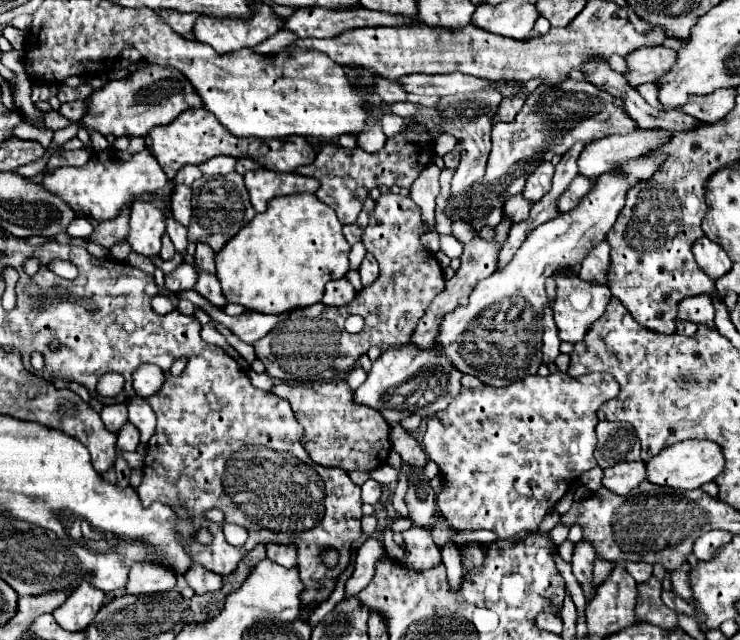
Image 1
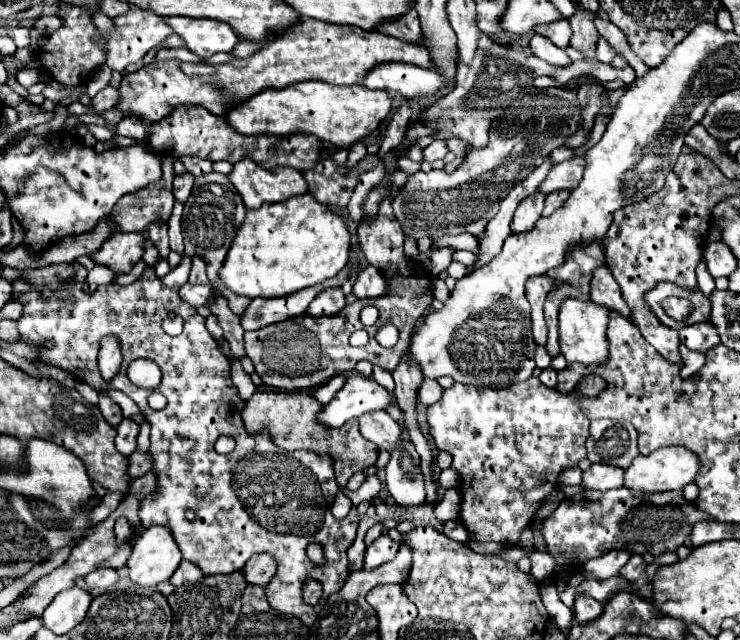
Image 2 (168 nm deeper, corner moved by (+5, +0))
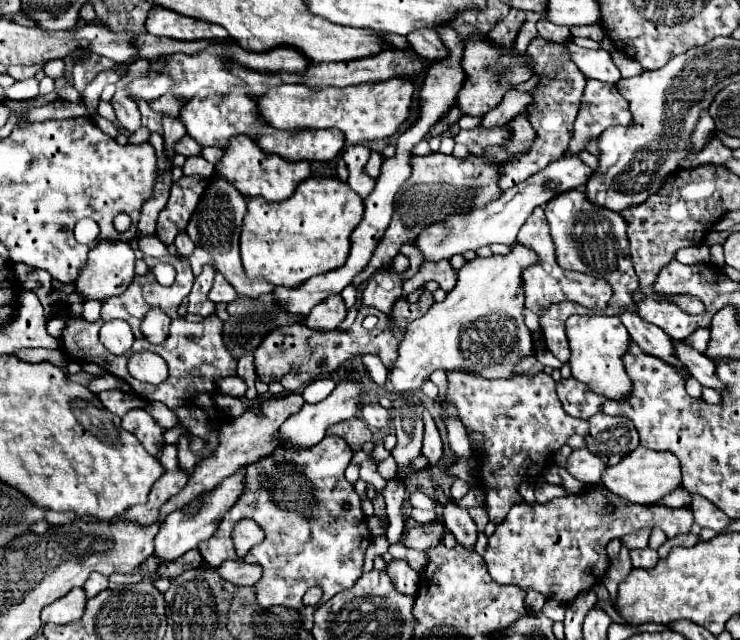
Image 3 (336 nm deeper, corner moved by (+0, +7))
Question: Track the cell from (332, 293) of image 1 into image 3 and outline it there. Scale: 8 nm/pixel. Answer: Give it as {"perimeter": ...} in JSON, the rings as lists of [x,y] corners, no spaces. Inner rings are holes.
{"perimeter":[[[332,295],[318,303],[306,317],[306,325],[312,329],[336,329],[346,319],[346,303],[340,295]]]}

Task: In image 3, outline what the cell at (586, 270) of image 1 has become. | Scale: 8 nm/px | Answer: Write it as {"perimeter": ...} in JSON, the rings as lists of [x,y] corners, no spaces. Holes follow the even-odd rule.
{"perimeter":[[[622,311],[620,313],[620,321],[624,323],[624,327],[628,329],[630,337],[642,347],[642,351],[654,355],[654,357],[660,357],[664,359],[666,363],[670,365],[676,365],[676,367],[682,367],[676,359],[674,359],[674,347],[668,339],[668,335],[652,325],[652,323],[646,323],[638,313],[634,311]]]}

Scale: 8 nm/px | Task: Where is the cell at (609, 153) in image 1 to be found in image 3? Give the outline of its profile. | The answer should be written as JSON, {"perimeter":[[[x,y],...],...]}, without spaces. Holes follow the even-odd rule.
{"perimeter":[[[564,155],[562,159],[554,161],[550,167],[546,167],[540,173],[526,179],[526,183],[520,183],[518,187],[512,187],[512,189],[504,191],[502,199],[496,199],[494,203],[490,203],[490,207],[486,207],[482,211],[472,211],[470,215],[450,215],[442,223],[428,225],[418,235],[416,243],[418,243],[418,247],[420,247],[426,261],[450,259],[456,253],[464,253],[464,251],[470,251],[470,249],[474,251],[478,247],[492,245],[492,243],[512,245],[516,241],[518,229],[530,217],[530,213],[536,205],[548,203],[554,195],[560,195],[562,191],[582,187],[590,175],[592,175],[592,169],[586,163],[582,163],[580,157]]]}

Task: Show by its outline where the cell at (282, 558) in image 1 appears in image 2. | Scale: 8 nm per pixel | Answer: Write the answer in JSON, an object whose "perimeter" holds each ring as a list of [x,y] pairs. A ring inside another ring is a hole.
{"perimeter":[[[255,554],[241,568],[243,578],[245,578],[247,584],[255,584],[255,586],[263,586],[263,588],[269,584],[275,570],[277,570],[277,564],[275,564],[273,556],[269,556],[269,554]]]}

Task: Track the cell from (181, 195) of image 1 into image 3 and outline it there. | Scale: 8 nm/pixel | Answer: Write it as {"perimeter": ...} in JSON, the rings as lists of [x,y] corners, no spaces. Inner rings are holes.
{"perimeter":[[[188,157],[182,171],[184,175],[190,175],[190,177],[210,177],[216,173],[216,167],[208,163],[204,157]]]}

